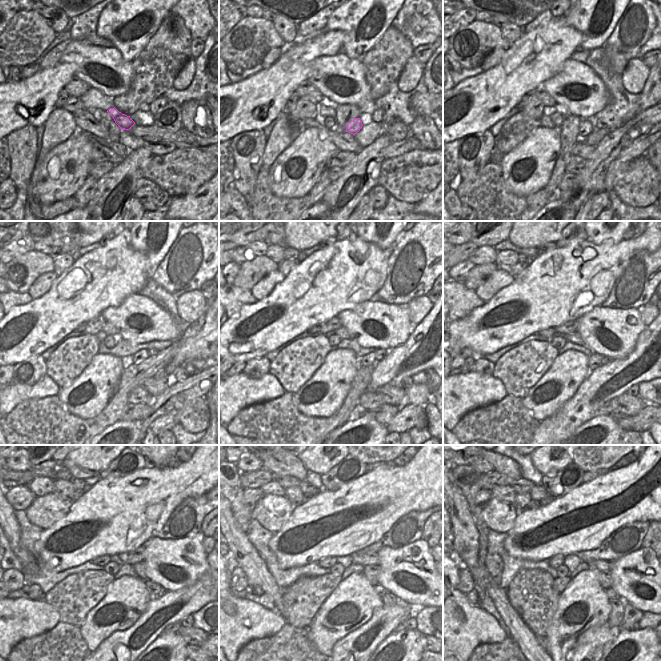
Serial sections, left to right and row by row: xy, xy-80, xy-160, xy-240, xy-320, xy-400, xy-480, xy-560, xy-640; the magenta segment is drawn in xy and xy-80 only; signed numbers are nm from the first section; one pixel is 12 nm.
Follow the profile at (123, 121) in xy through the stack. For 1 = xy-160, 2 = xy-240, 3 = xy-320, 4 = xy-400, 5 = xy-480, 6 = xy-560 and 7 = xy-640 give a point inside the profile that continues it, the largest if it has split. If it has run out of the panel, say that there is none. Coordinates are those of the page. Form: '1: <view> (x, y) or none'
1: xy-160 (586, 127)
2: xy-240 (143, 354)
3: xy-320 (369, 359)
4: xy-400 (594, 360)
5: xy-480 (153, 588)
6: xy-560 (379, 589)
7: xy-640 (612, 594)

